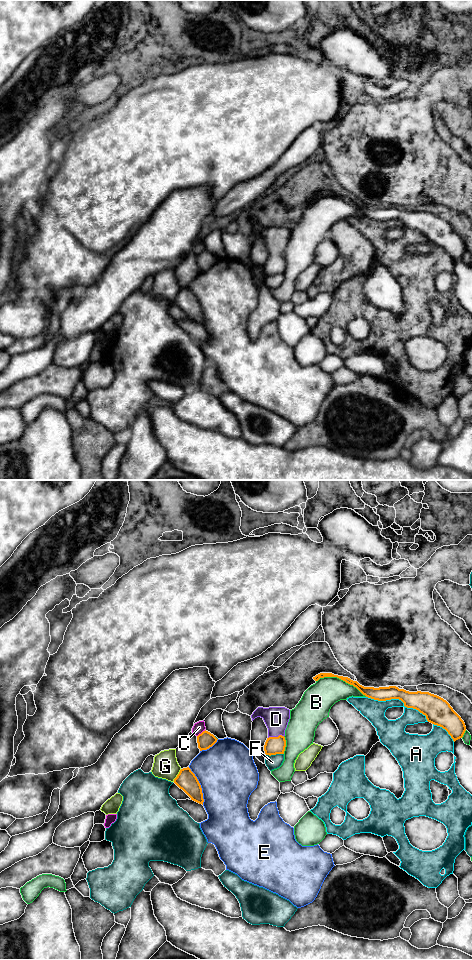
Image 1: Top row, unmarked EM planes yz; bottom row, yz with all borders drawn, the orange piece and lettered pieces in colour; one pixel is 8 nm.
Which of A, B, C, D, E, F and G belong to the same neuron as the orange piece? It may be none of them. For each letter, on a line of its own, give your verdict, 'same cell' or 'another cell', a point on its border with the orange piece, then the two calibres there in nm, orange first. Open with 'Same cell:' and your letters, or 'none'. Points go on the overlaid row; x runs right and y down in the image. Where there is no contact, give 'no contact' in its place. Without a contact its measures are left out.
Same cell: D
A: another cell; contact yz (399, 699); calibres 180 and 170 nm
B: another cell; contact yz (341, 679); calibres 90 and 240 nm
C: another cell; contact yz (202, 732); calibres 140 and 90 nm
D: same cell; contact yz (275, 737); calibres 140 and 190 nm
E: another cell; contact yz (200, 786); calibres 160 and 460 nm
F: another cell; contact yz (274, 754); calibres 140 and 110 nm
G: another cell; contact yz (177, 775); calibres 160 and 200 nm

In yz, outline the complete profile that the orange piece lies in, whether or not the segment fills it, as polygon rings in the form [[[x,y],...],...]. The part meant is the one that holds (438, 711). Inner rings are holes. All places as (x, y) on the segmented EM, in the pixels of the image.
[[[320,673],[313,677],[315,681],[324,677],[337,677],[346,683],[356,687],[363,695],[368,698],[386,701],[399,699],[407,708],[413,708],[426,716],[428,722],[445,729],[453,741],[463,737],[466,726],[461,717],[453,710],[450,704],[443,698],[429,692],[409,692],[399,689],[396,686],[389,687],[364,687],[357,681],[348,677],[334,675],[332,673]]]

